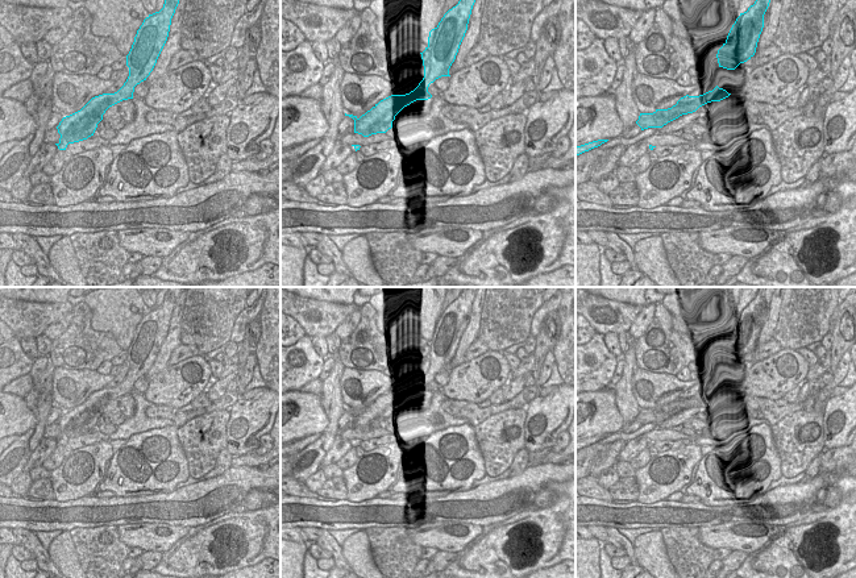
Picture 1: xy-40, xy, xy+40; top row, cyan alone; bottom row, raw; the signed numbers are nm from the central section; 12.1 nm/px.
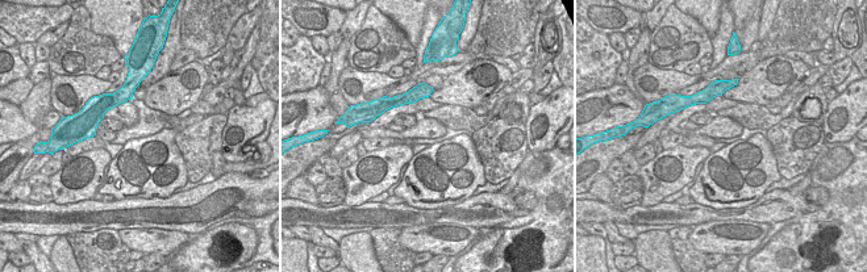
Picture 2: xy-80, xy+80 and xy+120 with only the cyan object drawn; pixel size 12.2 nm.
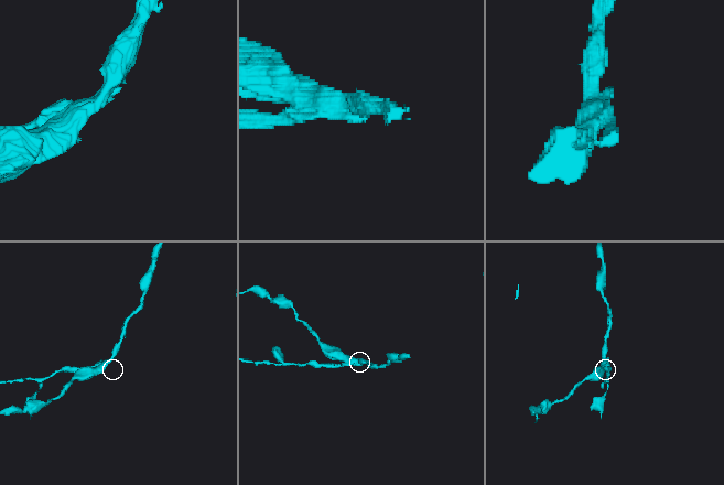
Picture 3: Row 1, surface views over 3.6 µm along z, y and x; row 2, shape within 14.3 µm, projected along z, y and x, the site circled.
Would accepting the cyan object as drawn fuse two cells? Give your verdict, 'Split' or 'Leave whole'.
Split

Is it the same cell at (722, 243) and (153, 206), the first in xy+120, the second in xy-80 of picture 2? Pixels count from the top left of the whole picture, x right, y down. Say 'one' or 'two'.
two

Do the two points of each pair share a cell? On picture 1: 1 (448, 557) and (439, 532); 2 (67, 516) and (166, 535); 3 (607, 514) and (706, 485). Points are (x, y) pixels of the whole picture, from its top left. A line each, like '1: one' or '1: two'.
1: two
2: two
3: two

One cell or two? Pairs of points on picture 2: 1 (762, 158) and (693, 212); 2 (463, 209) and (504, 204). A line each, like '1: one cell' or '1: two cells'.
1: two cells
2: one cell

